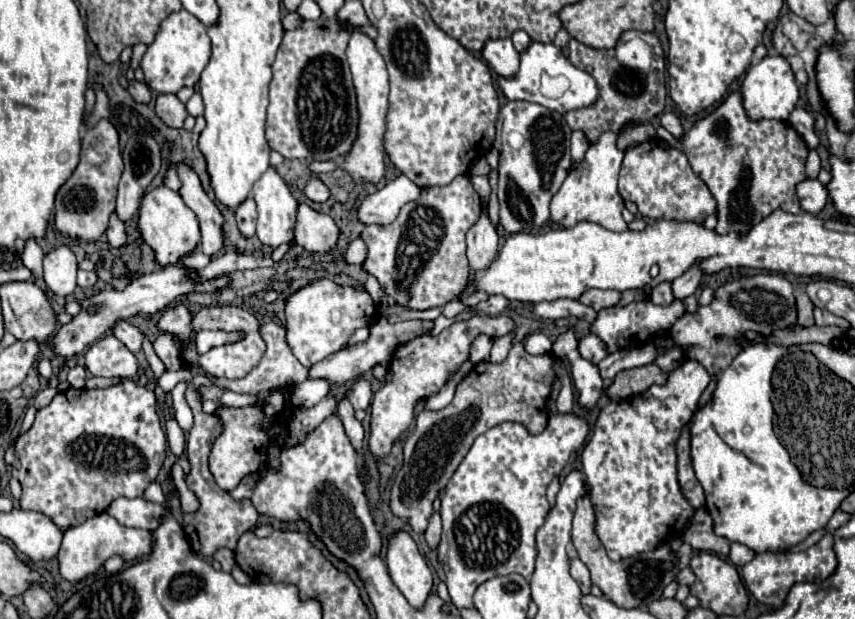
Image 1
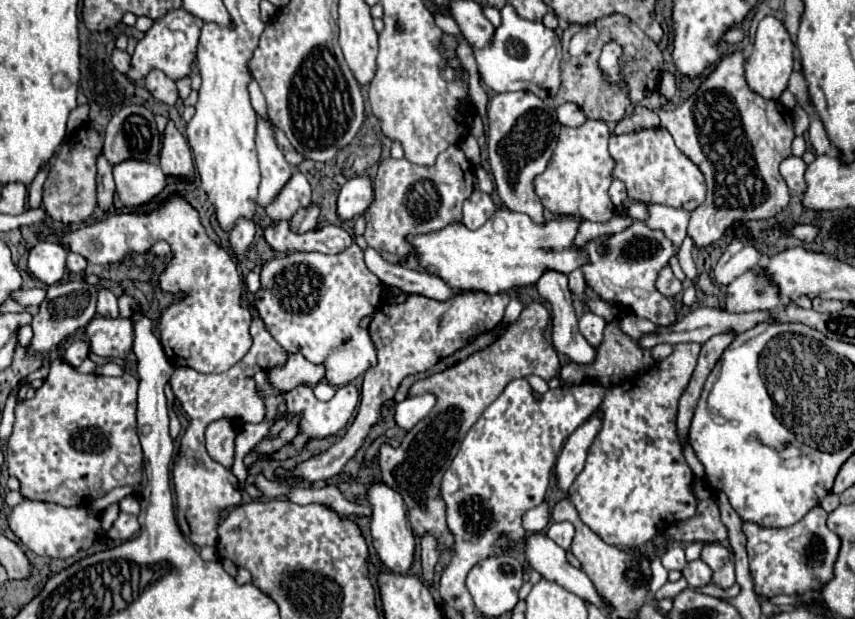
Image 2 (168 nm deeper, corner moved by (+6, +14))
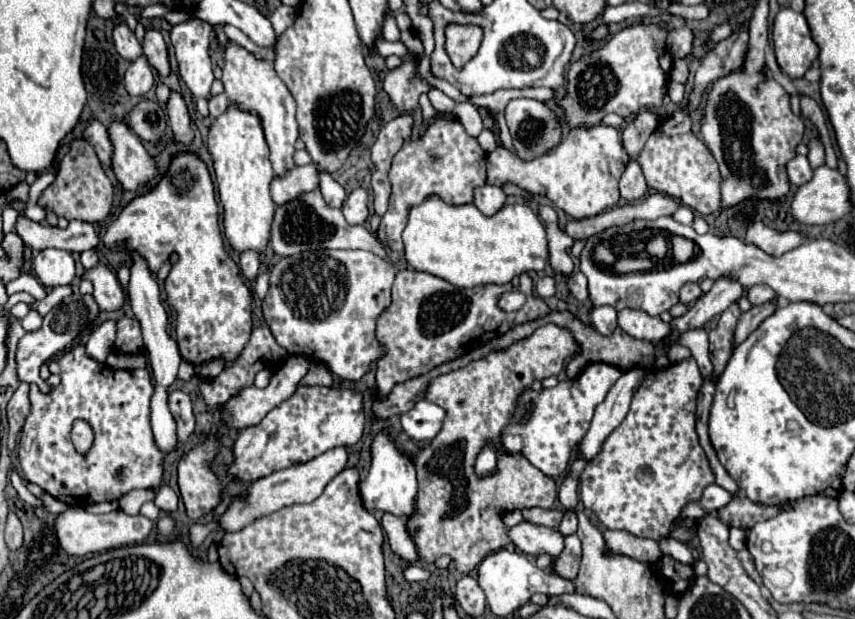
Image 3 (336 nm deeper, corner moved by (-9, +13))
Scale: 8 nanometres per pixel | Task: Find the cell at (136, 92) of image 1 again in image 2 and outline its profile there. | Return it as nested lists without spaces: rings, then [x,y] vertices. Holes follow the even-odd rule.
[[[114,50],[114,54],[112,54],[112,64],[114,64],[114,68],[116,68],[120,74],[128,74],[128,70],[130,70],[130,56],[128,56],[128,52]]]

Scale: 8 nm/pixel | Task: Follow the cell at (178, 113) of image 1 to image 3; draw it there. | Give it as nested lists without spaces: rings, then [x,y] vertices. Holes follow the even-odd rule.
[[[147,29],[141,47],[147,61],[157,69],[161,77],[165,77],[169,73],[169,57],[167,57],[167,45],[163,41],[163,35],[157,29]]]

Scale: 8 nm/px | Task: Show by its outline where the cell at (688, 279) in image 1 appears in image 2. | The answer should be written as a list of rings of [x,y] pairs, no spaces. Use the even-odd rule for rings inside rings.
[[[742,52],[724,56],[718,62],[716,70],[692,94],[692,98],[688,98],[680,108],[668,114],[664,108],[660,108],[658,116],[660,116],[660,126],[672,134],[676,148],[702,170],[708,184],[706,200],[692,212],[690,226],[688,226],[688,236],[694,240],[698,248],[710,246],[716,240],[724,238],[726,232],[736,222],[774,218],[778,212],[782,212],[788,206],[790,190],[784,178],[780,176],[778,166],[784,158],[792,154],[792,148],[790,148],[794,140],[792,114],[788,108],[784,108],[776,100],[760,98],[756,92],[748,88],[744,80],[744,54]]]

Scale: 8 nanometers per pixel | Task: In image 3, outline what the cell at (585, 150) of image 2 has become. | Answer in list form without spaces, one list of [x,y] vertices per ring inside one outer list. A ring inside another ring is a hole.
[[[595,125],[589,129],[573,129],[557,147],[553,147],[551,151],[547,151],[531,161],[525,161],[499,145],[495,151],[491,151],[487,155],[487,183],[497,185],[497,187],[515,183],[517,187],[523,187],[533,195],[547,197],[549,201],[553,201],[559,209],[563,209],[573,219],[585,219],[585,217],[595,217],[595,215],[611,209],[619,201],[619,177],[625,171],[627,163],[629,163],[629,155],[623,149],[619,131],[613,127],[607,127],[607,125]]]

